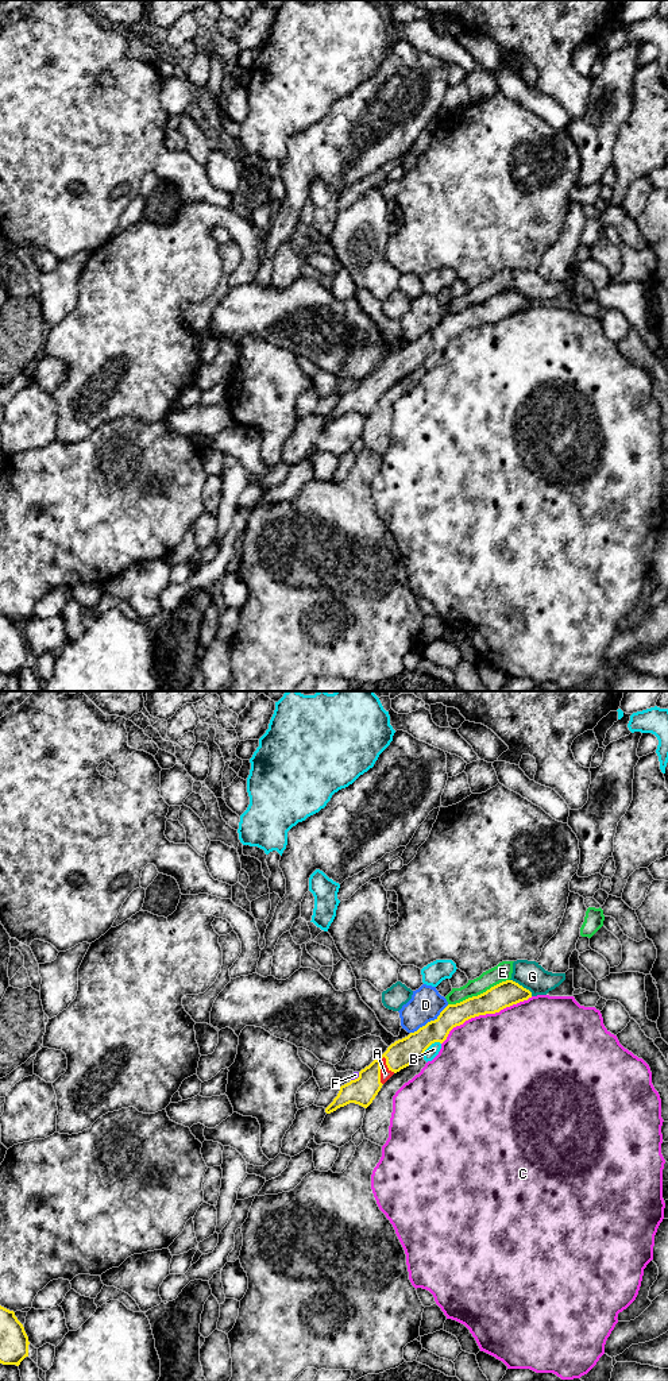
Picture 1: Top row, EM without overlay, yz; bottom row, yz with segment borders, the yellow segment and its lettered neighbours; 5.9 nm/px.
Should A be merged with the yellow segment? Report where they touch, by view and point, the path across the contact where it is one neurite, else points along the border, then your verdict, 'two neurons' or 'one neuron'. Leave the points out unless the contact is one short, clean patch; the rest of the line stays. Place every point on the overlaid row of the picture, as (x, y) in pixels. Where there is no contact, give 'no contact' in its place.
meets yellow in yz at (379, 1071); one neuron

